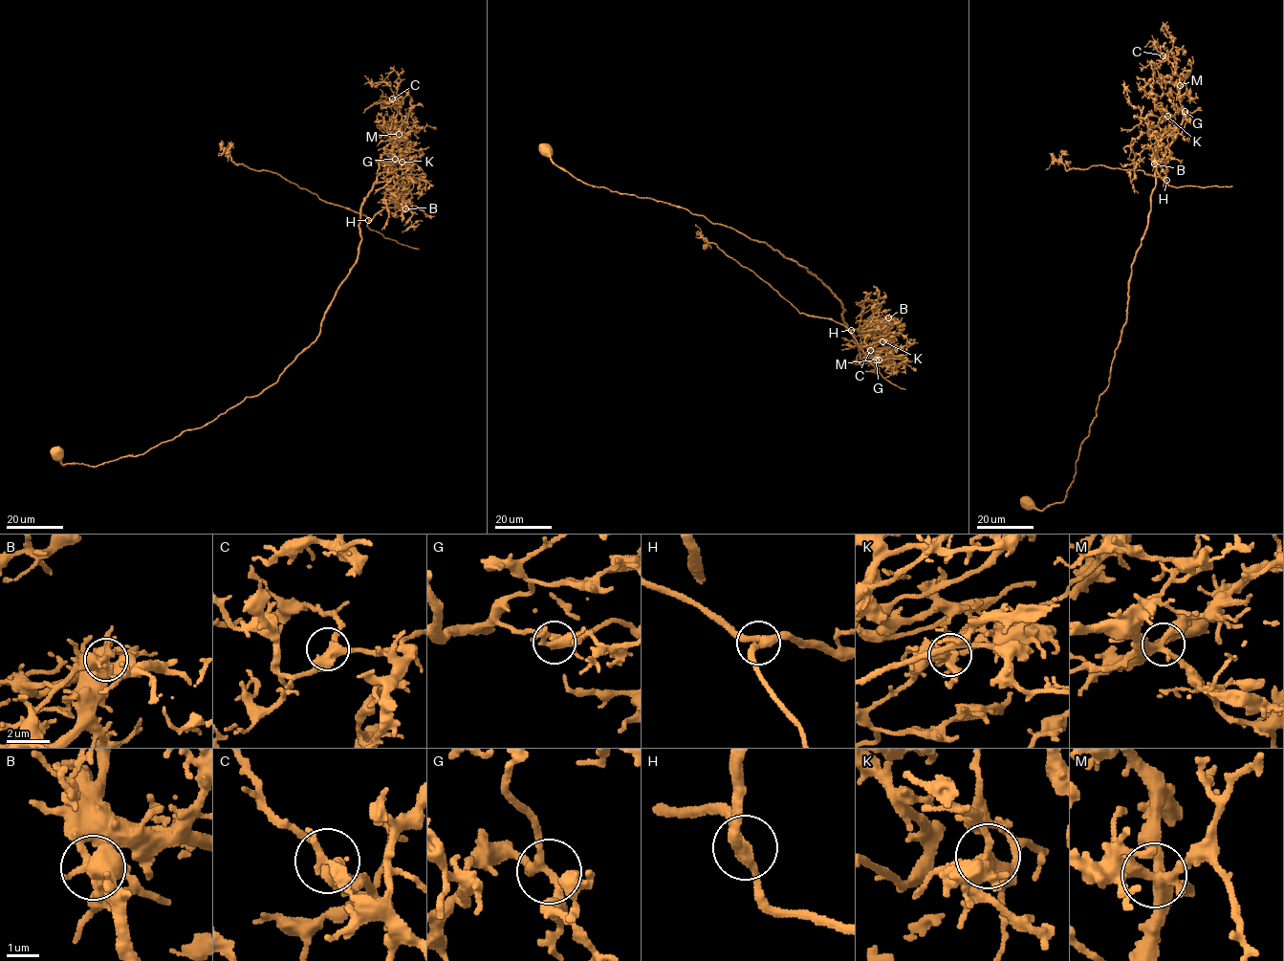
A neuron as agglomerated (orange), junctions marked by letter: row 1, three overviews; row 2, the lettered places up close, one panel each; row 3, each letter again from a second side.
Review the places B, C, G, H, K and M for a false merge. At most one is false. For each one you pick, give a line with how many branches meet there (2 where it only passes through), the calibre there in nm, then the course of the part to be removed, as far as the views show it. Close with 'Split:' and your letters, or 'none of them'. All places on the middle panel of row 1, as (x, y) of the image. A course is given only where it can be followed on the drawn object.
B: branches 3; calibre 480 nm; course (888, 317), (881, 329), (866, 330), (848, 329), (827, 318), (801, 314), (755, 273), (709, 243), (695, 225)
Split: B

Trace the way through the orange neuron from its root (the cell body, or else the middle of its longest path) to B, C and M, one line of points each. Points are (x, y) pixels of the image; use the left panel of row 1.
B: (59, 453), (96, 466), (143, 454), (271, 386), (319, 334), (357, 258), (372, 186), (402, 177), (405, 208)
C: (59, 453), (96, 466), (143, 454), (276, 382), (319, 334), (355, 263), (360, 205), (402, 119), (392, 98)
M: (59, 453), (62, 464), (96, 466), (143, 454), (276, 382), (319, 334), (355, 263), (360, 205), (399, 134)

